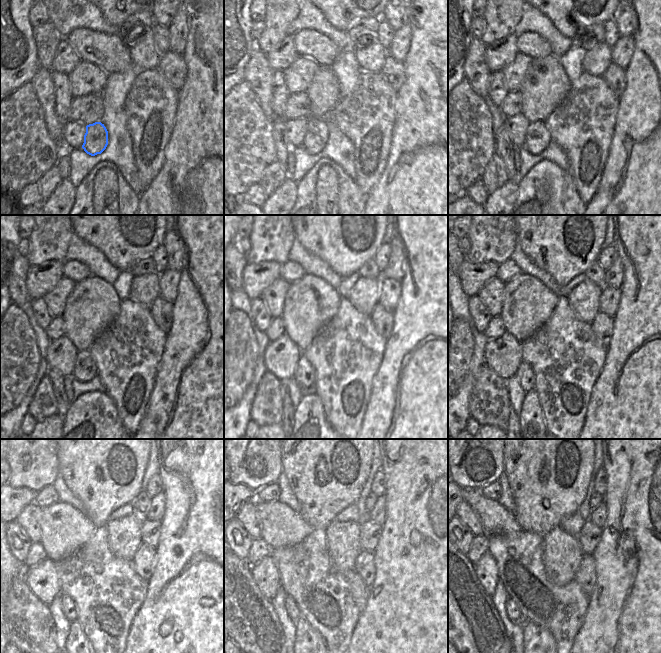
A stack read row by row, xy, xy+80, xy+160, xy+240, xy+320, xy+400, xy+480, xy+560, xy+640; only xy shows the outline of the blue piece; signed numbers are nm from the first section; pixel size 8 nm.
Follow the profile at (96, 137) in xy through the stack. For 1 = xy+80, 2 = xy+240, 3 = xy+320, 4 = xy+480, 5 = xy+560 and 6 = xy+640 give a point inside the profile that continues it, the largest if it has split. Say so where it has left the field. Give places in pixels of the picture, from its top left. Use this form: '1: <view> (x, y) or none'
1: xy+80 (316, 137)
2: xy+240 (84, 367)
3: xy+320 (304, 375)
4: xy+480 (68, 606)
5: xy+560 (291, 607)
6: xy+640 (514, 614)

